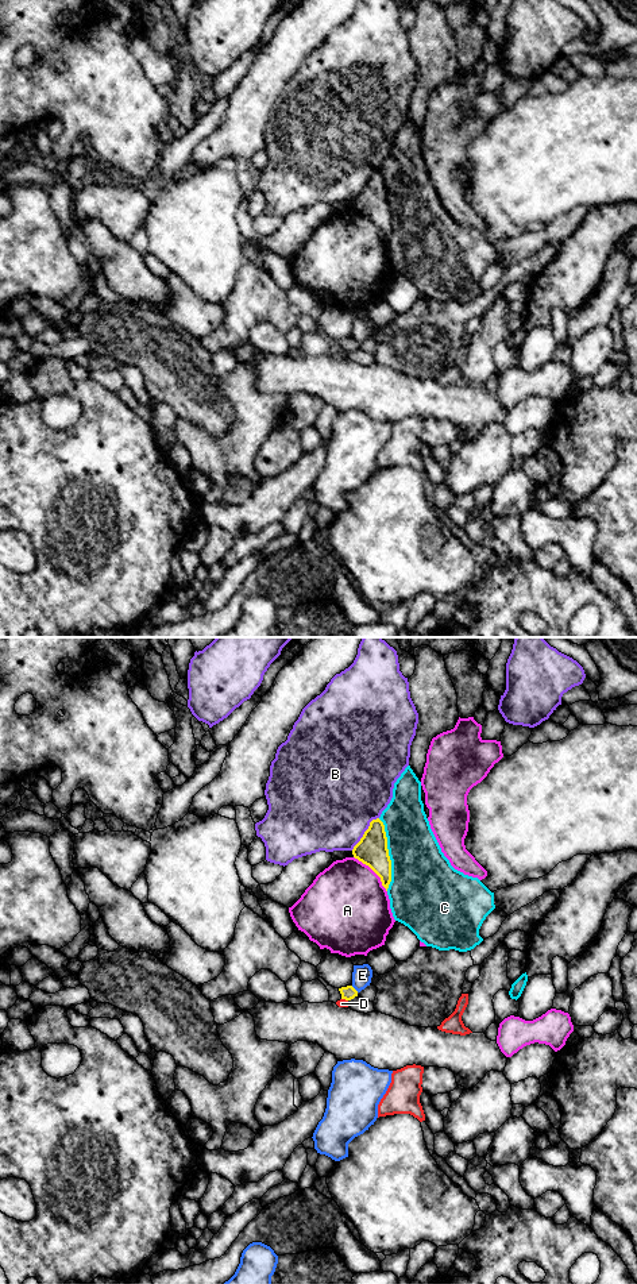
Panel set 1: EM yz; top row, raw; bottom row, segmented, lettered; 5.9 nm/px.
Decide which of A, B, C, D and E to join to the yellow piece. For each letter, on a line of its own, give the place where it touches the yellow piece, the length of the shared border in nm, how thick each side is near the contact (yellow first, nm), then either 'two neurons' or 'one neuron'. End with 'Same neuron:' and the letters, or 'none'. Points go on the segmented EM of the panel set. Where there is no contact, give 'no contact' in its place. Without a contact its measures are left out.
A: yz (374, 871) | 300 nm | 180/480 nm | two neurons
B: yz (365, 832) | 260 nm | 180/500 nm | two neurons
C: yz (388, 855) | 440 nm | 180/380 nm | two neurons
D: yz (344, 998) | 40 nm | 90/50 nm | two neurons
E: yz (354, 988) | 60 nm | 90/120 nm | two neurons
Same neuron: none

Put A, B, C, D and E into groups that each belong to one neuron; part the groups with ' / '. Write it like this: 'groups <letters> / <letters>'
groups A / B / C / D / E

